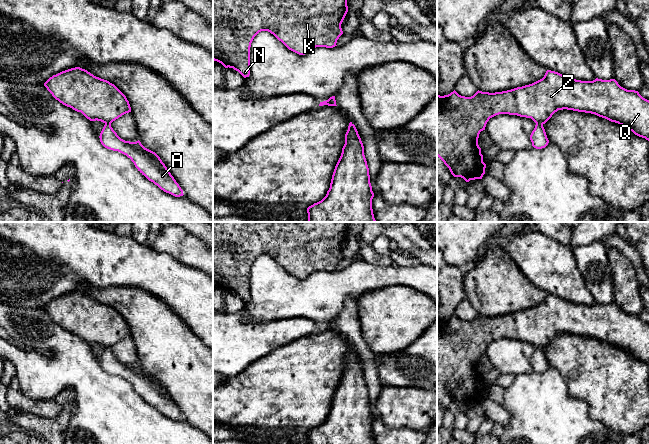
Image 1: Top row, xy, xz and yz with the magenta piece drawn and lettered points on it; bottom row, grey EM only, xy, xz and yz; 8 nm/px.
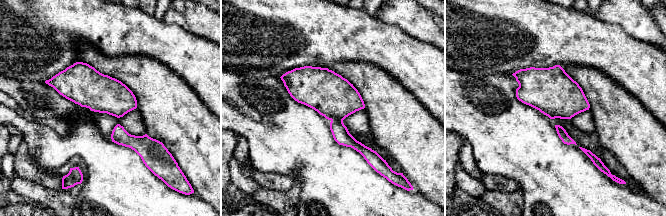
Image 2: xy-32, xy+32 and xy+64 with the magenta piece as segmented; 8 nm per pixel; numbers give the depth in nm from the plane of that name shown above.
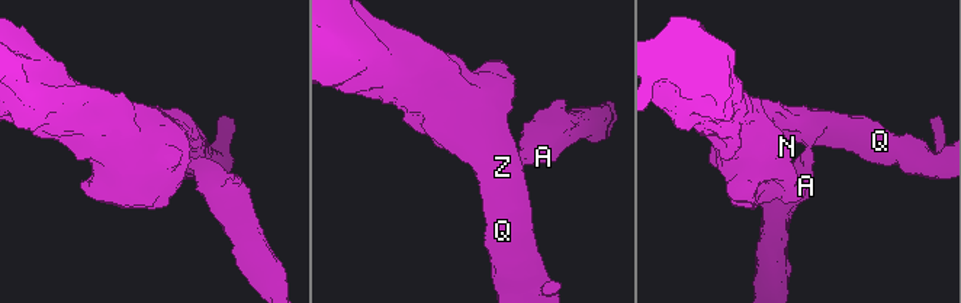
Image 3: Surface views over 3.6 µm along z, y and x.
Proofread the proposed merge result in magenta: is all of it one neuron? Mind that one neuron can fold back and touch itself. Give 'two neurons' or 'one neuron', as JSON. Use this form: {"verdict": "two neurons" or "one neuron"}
{"verdict": "two neurons"}

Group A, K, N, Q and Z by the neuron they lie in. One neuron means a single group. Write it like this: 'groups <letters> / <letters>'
groups A / K N Q Z

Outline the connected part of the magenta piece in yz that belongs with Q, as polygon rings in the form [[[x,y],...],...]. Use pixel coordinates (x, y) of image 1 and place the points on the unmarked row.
[[[547,294],[542,303],[507,315],[489,317],[478,314],[471,321],[461,320],[455,314],[444,320],[437,318],[437,380],[454,401],[461,401],[466,406],[482,403],[486,388],[478,362],[490,342],[509,338],[545,348],[555,336],[563,333],[595,338],[625,350],[649,365],[649,324],[638,315],[621,311],[615,303],[581,305]]]

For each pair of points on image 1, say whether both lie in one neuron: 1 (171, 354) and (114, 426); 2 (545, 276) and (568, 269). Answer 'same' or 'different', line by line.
1: different
2: same

